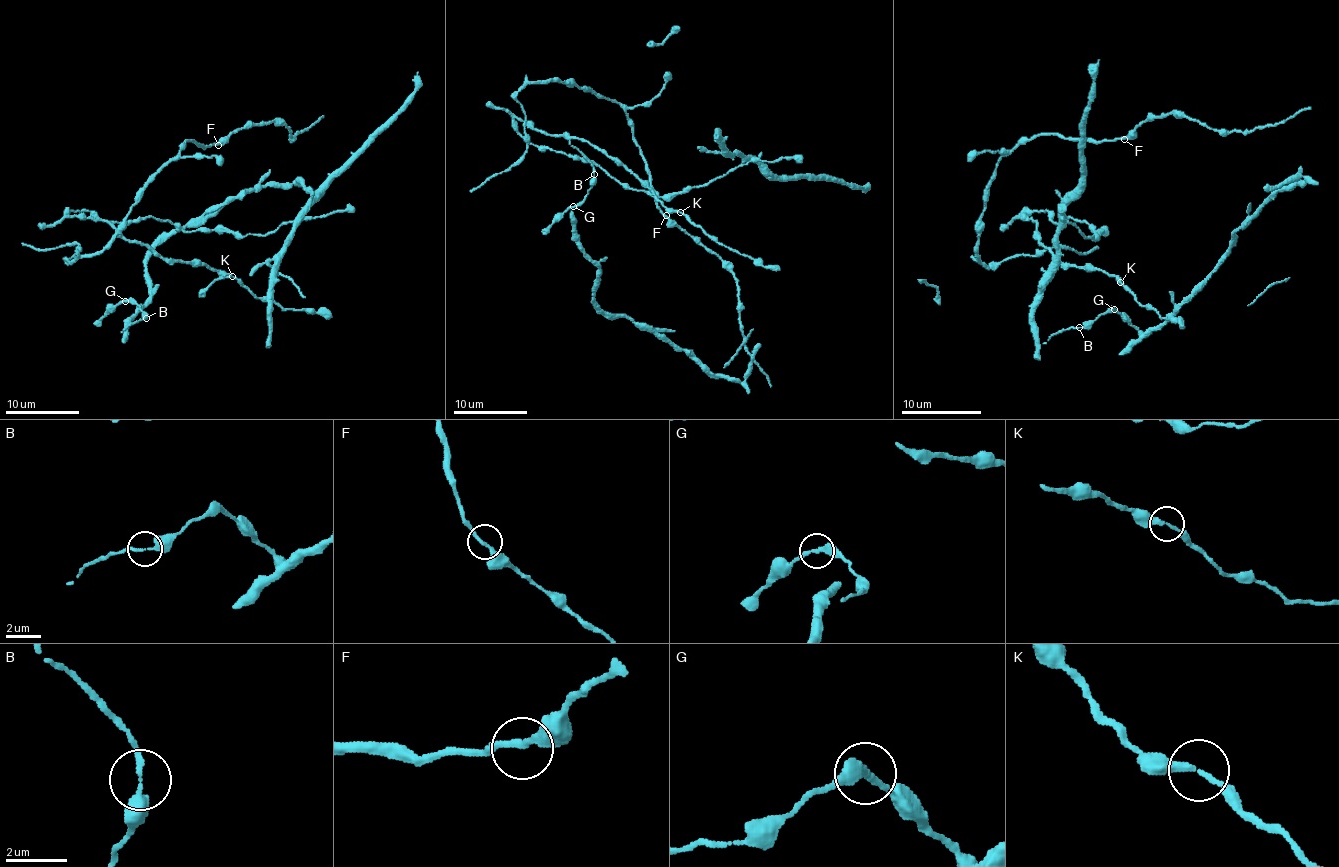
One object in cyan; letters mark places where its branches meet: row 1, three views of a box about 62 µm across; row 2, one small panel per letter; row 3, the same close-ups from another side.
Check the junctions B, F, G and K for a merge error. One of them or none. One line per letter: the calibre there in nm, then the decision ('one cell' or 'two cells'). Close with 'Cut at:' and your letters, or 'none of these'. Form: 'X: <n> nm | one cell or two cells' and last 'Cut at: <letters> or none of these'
B: 240 nm | one cell
F: 240 nm | one cell
G: 260 nm | one cell
K: 240 nm | one cell
Cut at: none of these

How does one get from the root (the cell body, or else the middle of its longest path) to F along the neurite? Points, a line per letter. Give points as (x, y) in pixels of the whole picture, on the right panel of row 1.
F: (997, 165), (1007, 151), (1037, 135), (1057, 133), (1063, 137), (1095, 141), (1124, 139)

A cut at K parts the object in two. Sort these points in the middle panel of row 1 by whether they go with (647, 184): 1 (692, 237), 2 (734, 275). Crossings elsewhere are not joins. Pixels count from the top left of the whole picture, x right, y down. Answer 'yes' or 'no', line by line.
1: yes
2: yes

